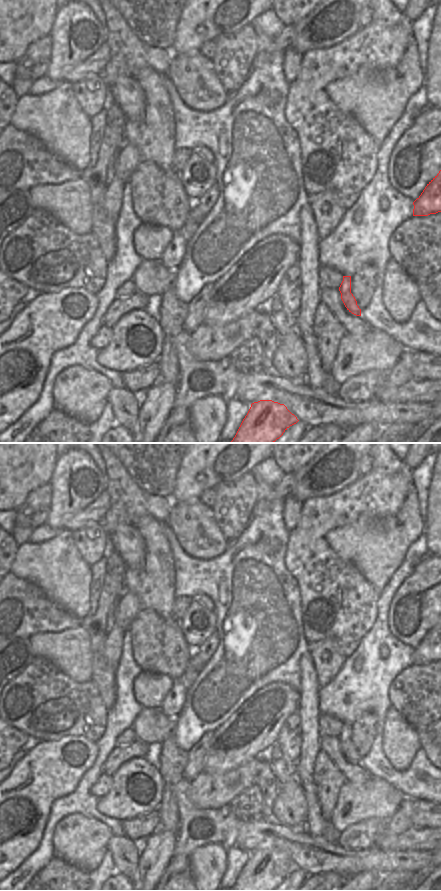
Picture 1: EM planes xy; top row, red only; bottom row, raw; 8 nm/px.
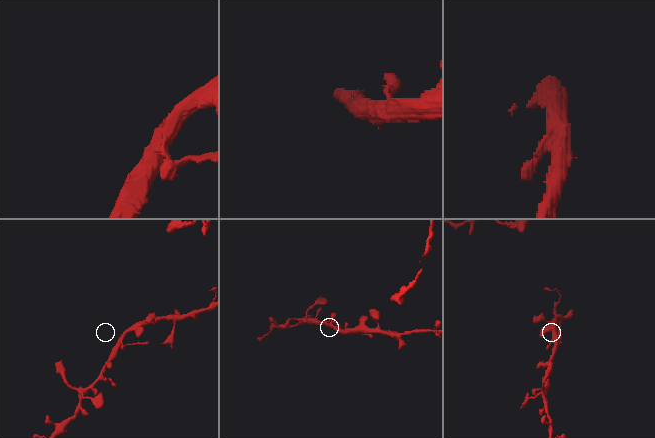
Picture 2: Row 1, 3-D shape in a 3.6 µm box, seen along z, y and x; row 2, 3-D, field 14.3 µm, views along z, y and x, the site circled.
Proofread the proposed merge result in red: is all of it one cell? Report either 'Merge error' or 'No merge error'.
No merge error.

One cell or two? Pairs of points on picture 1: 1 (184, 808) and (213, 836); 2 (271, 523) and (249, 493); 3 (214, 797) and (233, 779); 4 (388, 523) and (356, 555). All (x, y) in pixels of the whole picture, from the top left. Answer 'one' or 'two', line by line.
1: one
2: two
3: one
4: one

